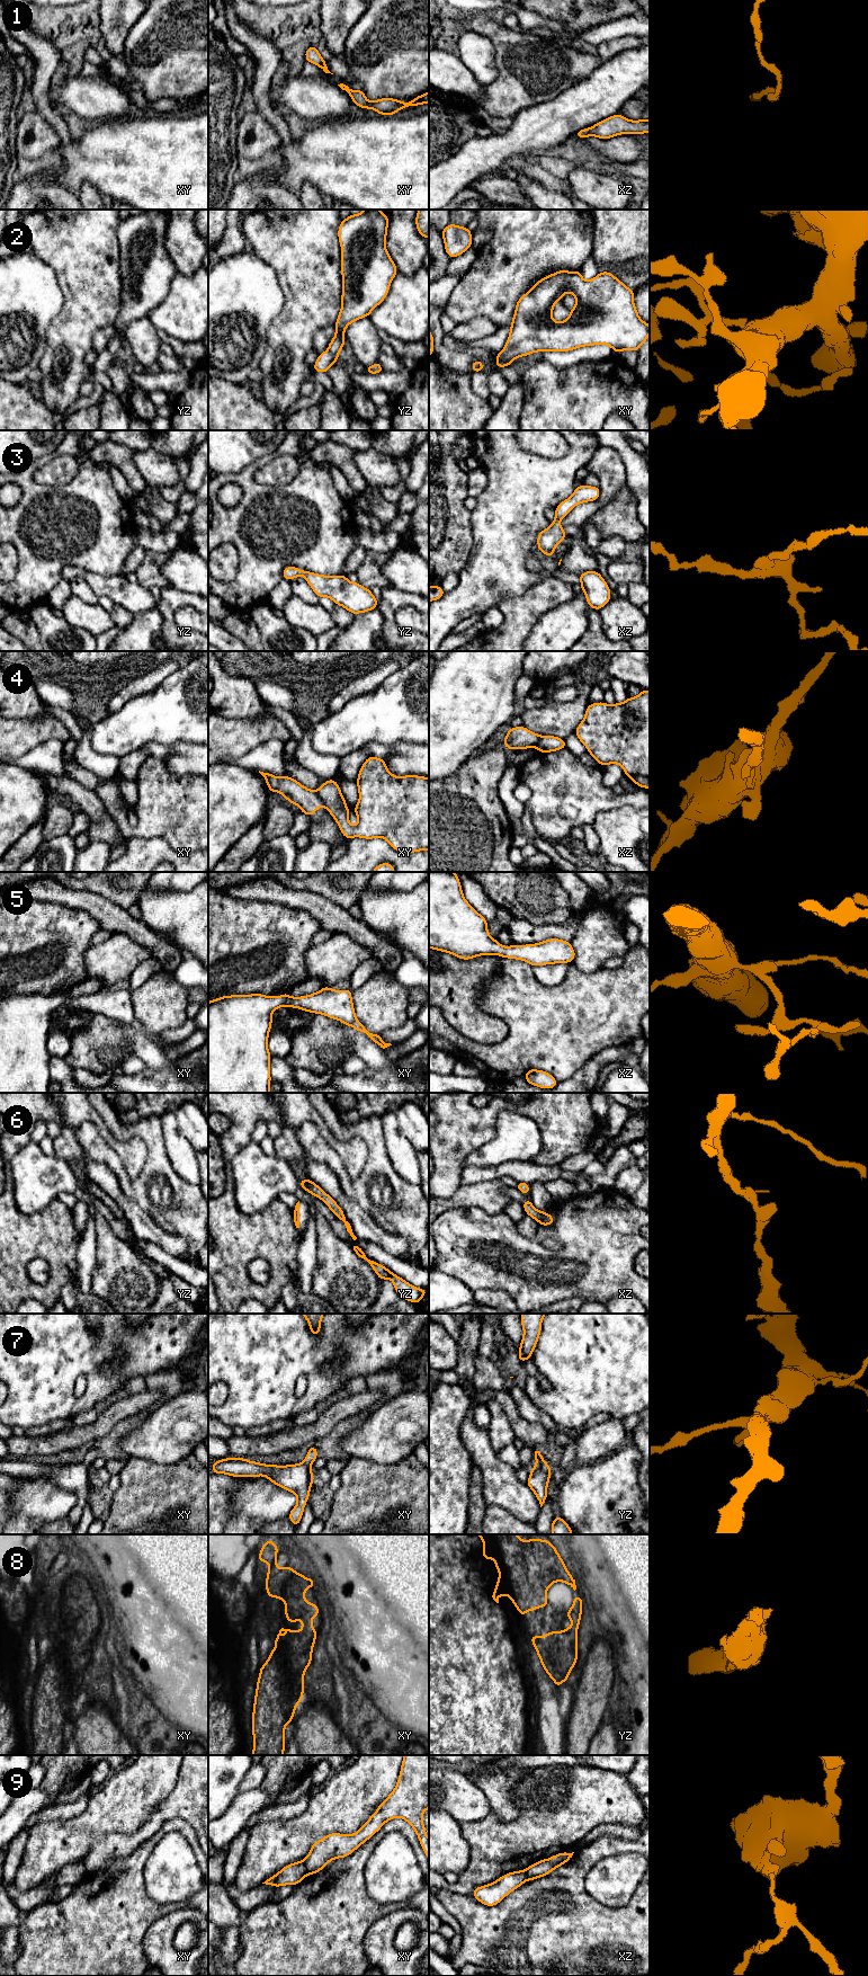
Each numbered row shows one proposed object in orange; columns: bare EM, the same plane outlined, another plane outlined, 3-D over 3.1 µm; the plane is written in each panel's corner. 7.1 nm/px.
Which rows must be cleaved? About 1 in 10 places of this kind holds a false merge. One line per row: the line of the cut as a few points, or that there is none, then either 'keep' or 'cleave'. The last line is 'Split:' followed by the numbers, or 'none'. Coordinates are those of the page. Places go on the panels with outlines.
1: no cut | keep
2: no cut | keep
3: no cut | keep
4: xy (315, 792), (324, 806) | cleave
5: no cut | keep
6: no cut | keep
7: no cut | keep
8: no cut | keep
9: xy (302, 1861), (307, 1874) | cleave
Split: 4, 9

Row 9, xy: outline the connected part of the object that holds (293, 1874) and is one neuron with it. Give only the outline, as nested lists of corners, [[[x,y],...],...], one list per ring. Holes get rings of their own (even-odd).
[[[303,1861],[285,1866],[279,1872],[267,1879],[266,1885],[280,1887],[285,1885],[298,1885],[306,1877],[306,1868]]]

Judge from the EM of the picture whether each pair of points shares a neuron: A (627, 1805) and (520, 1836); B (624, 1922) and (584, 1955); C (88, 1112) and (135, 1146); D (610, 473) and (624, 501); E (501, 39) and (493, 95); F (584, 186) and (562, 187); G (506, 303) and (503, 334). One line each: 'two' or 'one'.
A: one
B: one
C: one
D: two
E: one
F: two
G: two

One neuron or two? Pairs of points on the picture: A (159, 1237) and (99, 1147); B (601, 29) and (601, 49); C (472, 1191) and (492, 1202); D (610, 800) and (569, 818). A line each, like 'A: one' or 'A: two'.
A: two
B: two
C: one
D: one

